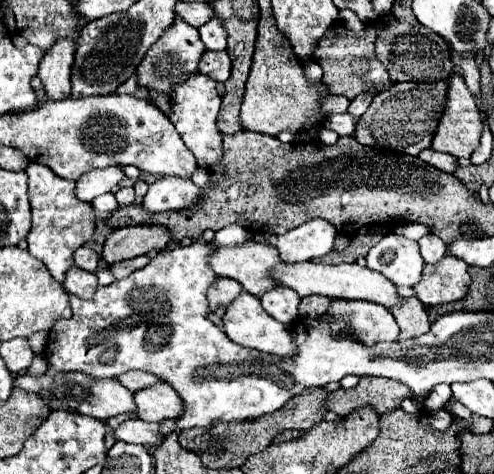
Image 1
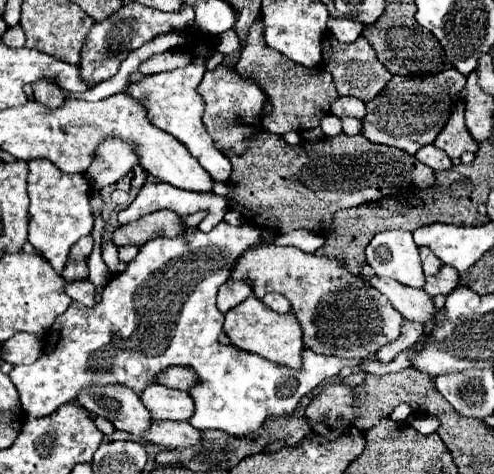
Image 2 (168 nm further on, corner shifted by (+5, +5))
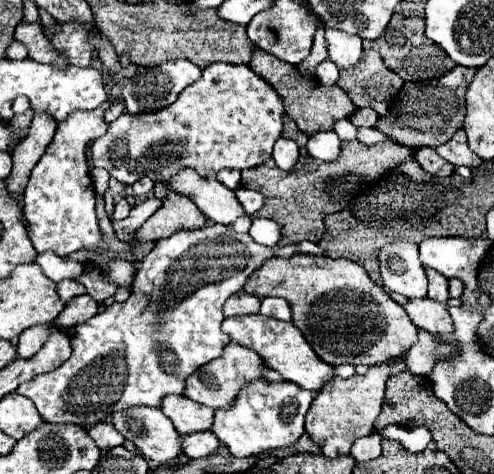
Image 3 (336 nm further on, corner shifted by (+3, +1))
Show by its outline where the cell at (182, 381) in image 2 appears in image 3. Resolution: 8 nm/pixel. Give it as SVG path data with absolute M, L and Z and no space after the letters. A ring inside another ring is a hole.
M230 341L226 347L224 347L224 353L222 357L202 365L196 373L192 373L186 381L186 391L184 395L192 401L198 401L202 405L208 405L212 409L230 409L232 407L232 401L236 399L236 395L240 393L240 389L244 389L244 385L248 385L252 379L262 379L264 375L264 369L266 369L266 363L264 359L252 351L252 349L246 349L234 341Z

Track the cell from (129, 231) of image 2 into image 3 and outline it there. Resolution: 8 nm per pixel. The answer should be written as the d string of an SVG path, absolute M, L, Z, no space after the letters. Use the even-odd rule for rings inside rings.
M170 191L164 199L162 207L138 229L136 239L140 241L158 241L174 235L182 229L200 229L208 225L204 213L198 211L190 197Z

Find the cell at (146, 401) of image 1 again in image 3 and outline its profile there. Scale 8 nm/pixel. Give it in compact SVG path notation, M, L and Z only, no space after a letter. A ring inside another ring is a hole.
M168 395L162 401L162 413L172 419L180 435L208 431L214 423L214 409L200 405L184 395Z

